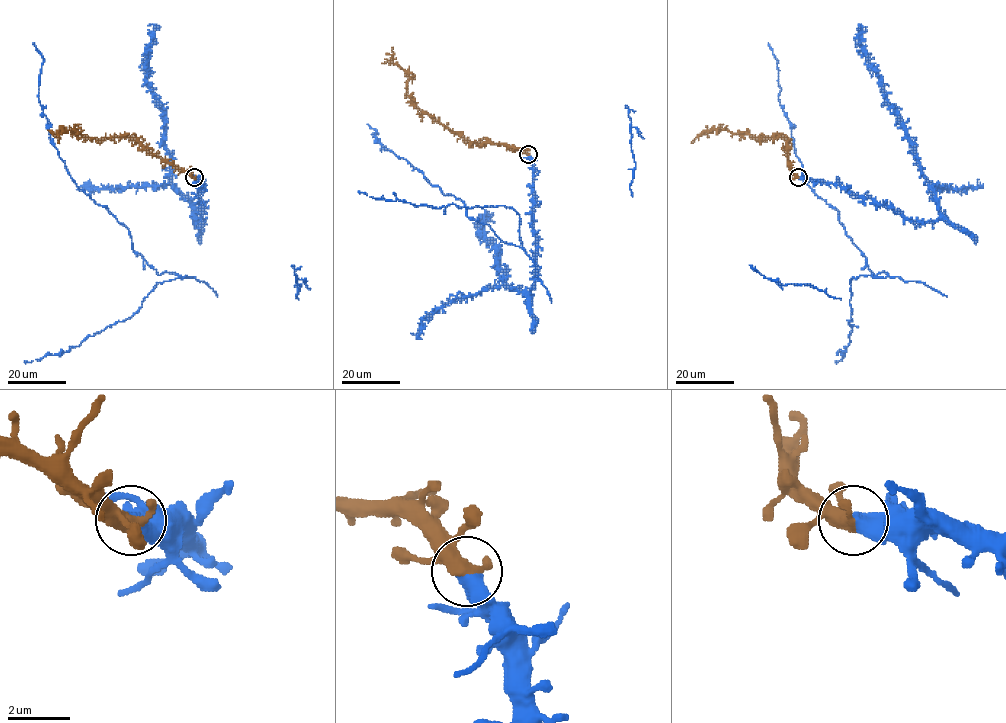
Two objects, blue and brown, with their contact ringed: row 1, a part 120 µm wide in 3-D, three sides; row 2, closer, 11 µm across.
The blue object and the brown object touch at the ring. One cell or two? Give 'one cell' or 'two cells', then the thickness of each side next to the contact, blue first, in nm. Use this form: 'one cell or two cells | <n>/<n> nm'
one cell | 550/400 nm

